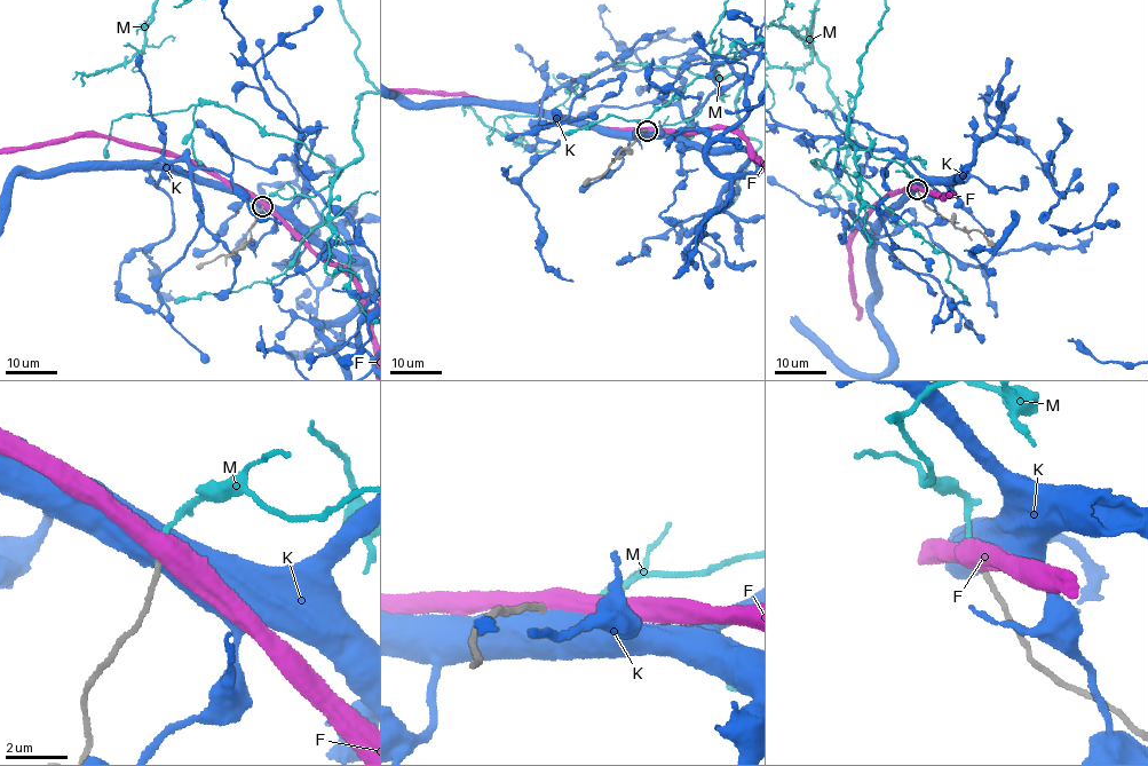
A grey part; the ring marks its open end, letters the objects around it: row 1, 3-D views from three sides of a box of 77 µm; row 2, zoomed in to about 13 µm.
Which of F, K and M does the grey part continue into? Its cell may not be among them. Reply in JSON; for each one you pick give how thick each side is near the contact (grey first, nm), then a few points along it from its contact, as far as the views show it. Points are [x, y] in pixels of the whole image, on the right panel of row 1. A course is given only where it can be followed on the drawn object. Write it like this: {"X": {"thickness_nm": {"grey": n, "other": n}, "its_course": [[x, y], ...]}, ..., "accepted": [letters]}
{"M": {"thickness_nm": {"grey": 170, "other": 150}}, "accepted": ["M"]}

